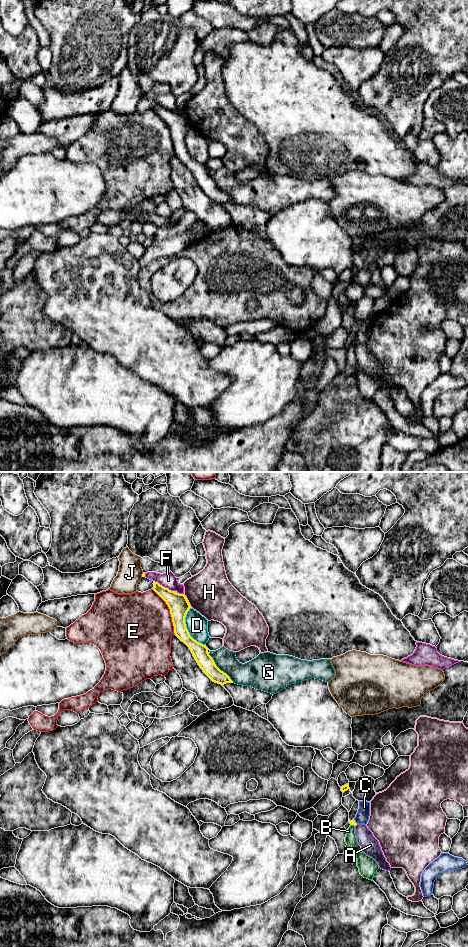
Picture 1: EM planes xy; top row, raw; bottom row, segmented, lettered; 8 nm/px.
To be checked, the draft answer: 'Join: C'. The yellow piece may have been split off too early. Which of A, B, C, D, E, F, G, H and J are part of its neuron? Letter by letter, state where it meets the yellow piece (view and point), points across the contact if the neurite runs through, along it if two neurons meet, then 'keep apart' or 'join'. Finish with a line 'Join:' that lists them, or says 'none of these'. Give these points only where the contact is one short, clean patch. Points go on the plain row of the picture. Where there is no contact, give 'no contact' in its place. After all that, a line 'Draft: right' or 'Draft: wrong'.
A: no contact | keep apart
B: xy (353, 344) | along xy (351, 344), (354, 346) | keep apart
C: xy (354, 341) | along xy (354, 339), (357, 343) | keep apart
D: xy (186, 149) | along xy (190, 127), (185, 137), (185, 147), (194, 159), (205, 165) | keep apart
E: xy (170, 131) | keep apart
F: xy (164, 107) | keep apart
G: xy (218, 188) | along xy (208, 173), (214, 183), (233, 202) | keep apart
H: xy (187, 121) | keep apart
J: xy (142, 95) | keep apart
Join: none of these
Draft: wrong

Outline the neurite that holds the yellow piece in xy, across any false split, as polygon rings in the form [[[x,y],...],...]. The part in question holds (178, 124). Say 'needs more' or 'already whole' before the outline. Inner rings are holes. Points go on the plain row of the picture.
already whole; [[[155,101],[153,110],[168,125],[175,155],[189,167],[203,192],[215,203],[221,205],[233,203],[230,197],[216,186],[213,178],[208,173],[206,165],[197,162],[190,156],[186,148],[185,137],[191,126],[186,116],[171,111]]]

